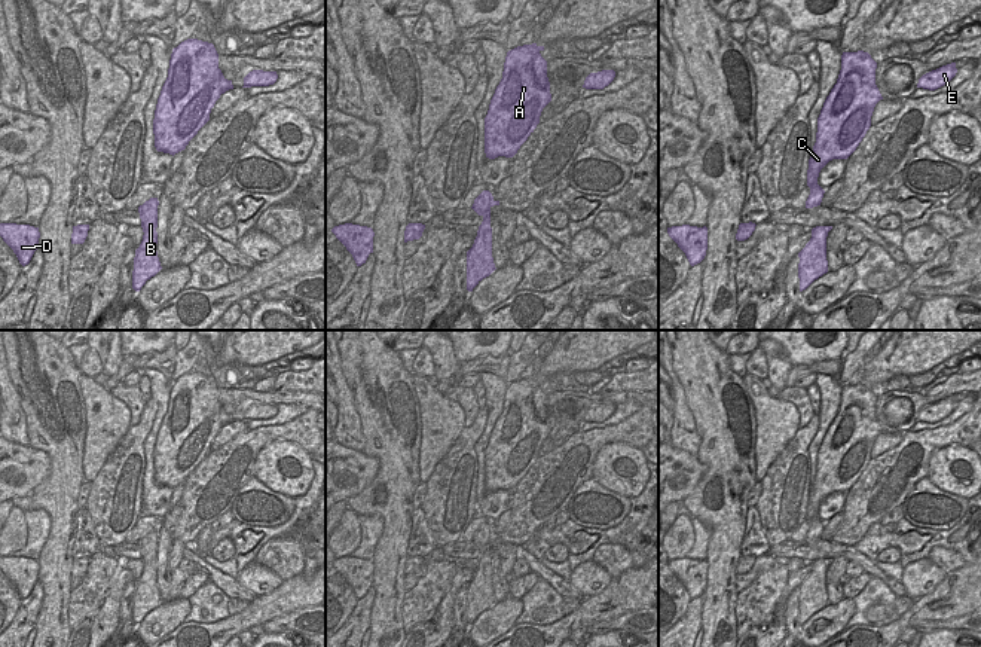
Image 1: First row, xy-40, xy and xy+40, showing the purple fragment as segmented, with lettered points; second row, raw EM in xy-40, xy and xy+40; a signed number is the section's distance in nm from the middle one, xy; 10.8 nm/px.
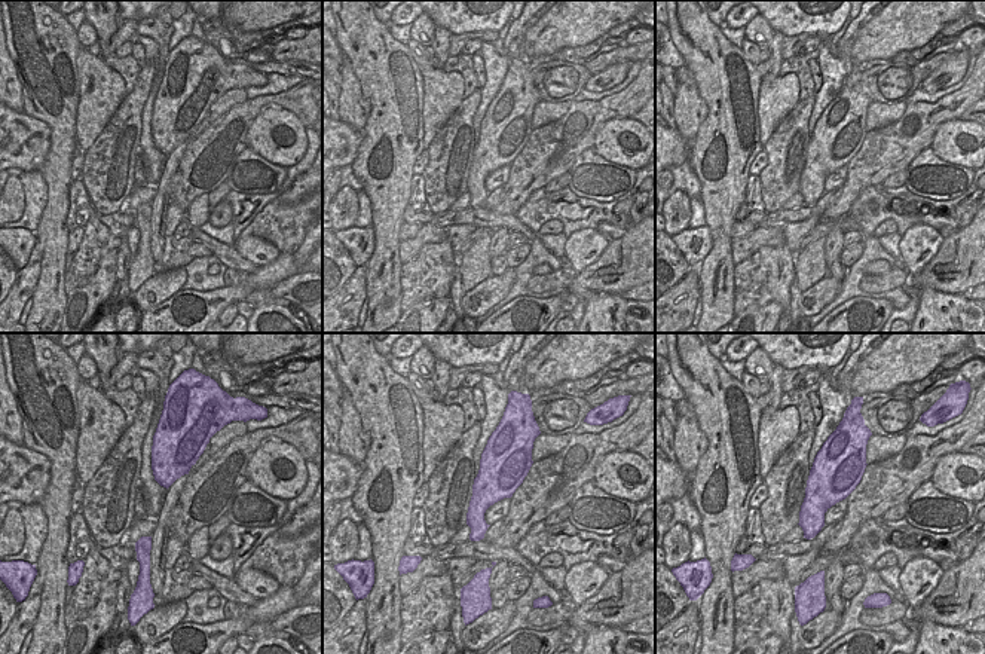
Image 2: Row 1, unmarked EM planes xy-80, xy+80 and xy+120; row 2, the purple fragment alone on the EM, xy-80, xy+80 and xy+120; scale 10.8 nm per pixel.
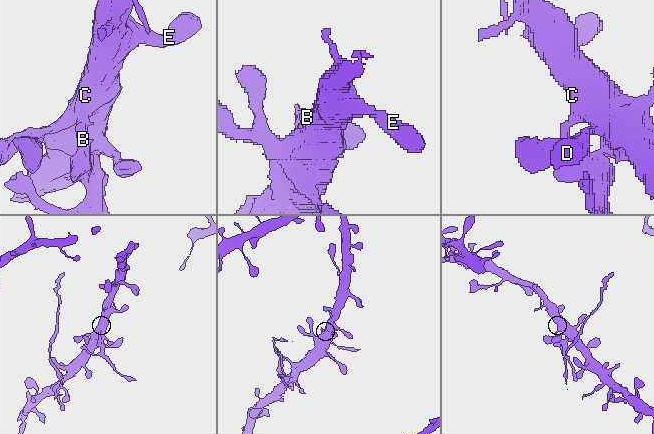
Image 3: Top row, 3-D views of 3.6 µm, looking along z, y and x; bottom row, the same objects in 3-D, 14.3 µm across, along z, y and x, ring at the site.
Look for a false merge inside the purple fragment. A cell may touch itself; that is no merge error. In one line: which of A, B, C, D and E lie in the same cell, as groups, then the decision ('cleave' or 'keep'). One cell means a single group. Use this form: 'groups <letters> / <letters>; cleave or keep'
groups A B C D E; keep

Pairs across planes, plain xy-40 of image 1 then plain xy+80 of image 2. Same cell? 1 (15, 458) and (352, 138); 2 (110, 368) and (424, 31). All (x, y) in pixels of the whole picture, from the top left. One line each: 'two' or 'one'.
1: one
2: two

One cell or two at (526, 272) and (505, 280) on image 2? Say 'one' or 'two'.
two

